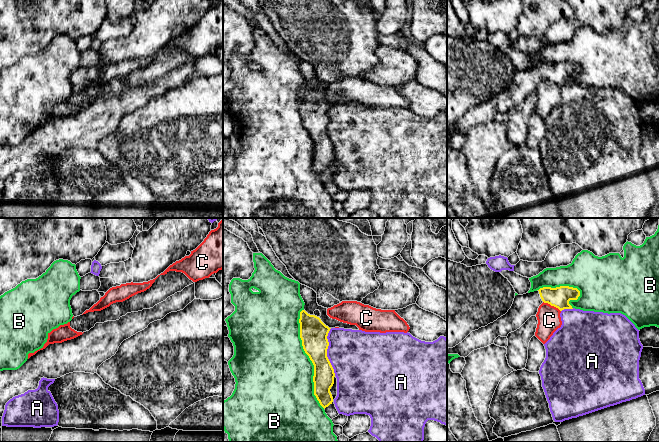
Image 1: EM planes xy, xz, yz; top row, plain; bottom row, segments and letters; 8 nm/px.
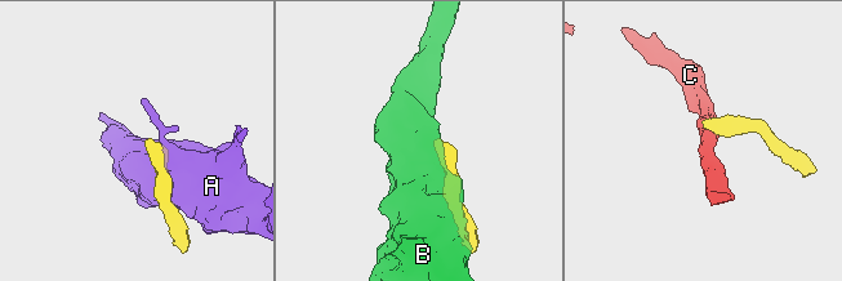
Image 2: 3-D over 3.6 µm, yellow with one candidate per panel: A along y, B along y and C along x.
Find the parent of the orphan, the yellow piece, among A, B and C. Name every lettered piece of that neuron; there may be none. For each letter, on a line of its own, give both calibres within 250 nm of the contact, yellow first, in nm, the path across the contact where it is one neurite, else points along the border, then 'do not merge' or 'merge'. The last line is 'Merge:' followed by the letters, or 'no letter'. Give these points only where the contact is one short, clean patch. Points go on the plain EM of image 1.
A: calibres 220 and 420 nm; do not merge
B: calibres 220 and 480 nm; do not merge
C: calibres 170 and 190 nm; border yz (543, 77), (555, 82), (560, 87); do not merge
Merge: no letter

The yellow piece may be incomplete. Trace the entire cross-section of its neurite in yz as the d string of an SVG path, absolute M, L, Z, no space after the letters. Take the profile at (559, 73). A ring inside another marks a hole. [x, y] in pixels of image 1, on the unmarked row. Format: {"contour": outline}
{"contour": "M569 62L556 64L543 63L537 67L516 71L508 88L493 99L472 107L461 119L447 125L447 130L467 133L472 127L494 120L498 113L507 113L519 105L531 93L536 92L539 82L544 78L558 84L573 85L570 76L577 76L580 67Z"}

